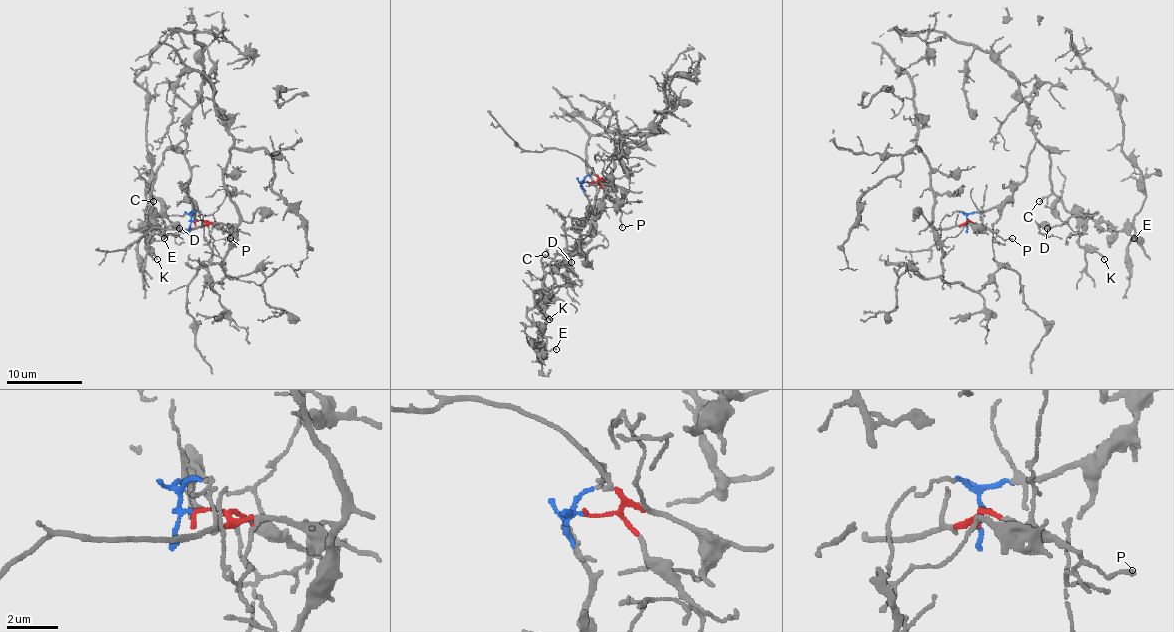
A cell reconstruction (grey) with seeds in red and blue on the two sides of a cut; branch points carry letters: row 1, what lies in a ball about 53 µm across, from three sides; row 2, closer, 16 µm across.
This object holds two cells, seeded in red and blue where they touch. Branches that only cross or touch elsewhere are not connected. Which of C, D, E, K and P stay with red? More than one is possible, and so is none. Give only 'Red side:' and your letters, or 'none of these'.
Red side: P

